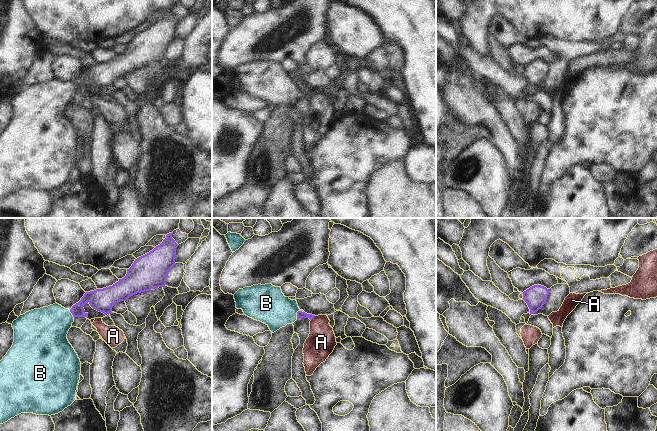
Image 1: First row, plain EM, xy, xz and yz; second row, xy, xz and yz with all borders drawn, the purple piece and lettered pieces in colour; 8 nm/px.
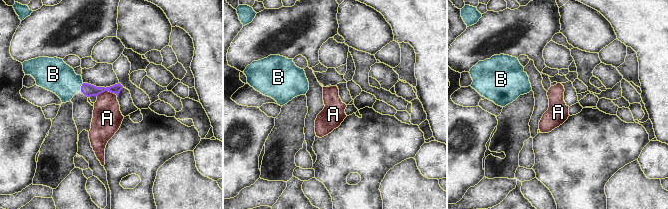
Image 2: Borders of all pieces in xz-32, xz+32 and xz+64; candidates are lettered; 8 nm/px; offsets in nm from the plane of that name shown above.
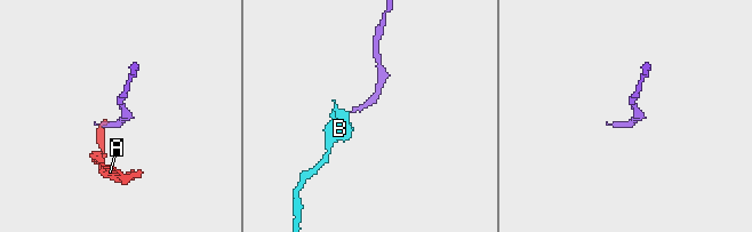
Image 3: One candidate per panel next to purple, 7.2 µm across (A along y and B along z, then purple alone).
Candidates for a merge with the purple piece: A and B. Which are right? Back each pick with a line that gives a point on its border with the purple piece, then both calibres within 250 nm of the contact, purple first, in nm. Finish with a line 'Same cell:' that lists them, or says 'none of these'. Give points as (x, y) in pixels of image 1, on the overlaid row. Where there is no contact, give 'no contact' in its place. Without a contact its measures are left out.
B: meets purple in xz at (297, 314); 60 nm thick on the purple side, 300 nm on the other
Same cell: B

